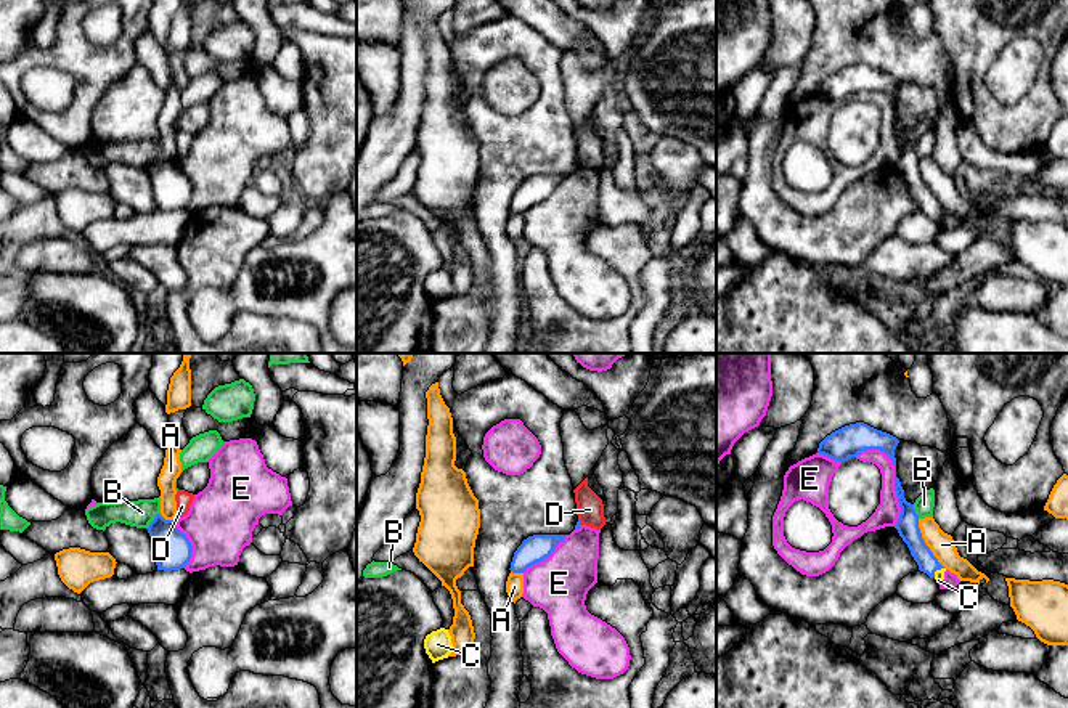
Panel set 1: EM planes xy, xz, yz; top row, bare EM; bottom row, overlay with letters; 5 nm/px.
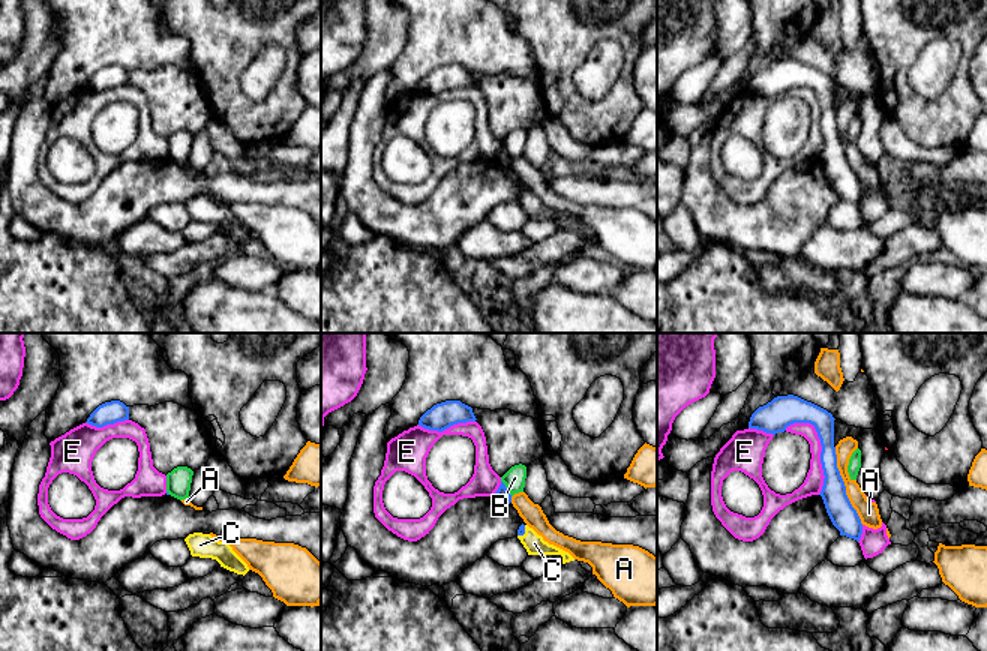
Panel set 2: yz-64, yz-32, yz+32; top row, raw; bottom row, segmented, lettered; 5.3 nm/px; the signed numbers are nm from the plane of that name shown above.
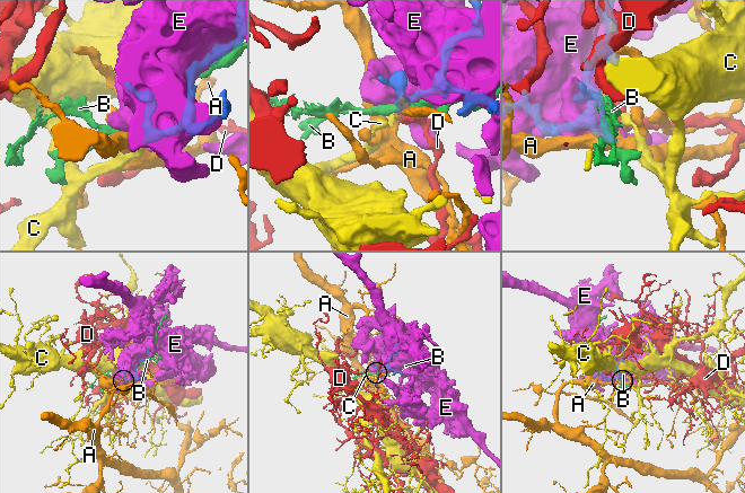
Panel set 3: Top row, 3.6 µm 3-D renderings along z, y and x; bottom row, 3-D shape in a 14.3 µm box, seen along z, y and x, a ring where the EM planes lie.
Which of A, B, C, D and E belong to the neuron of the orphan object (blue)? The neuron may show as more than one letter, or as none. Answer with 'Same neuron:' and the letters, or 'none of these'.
Same neuron: C

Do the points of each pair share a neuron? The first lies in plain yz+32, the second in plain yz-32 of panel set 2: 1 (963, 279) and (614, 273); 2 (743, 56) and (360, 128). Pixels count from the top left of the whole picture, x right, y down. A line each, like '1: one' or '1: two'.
1: one
2: one

